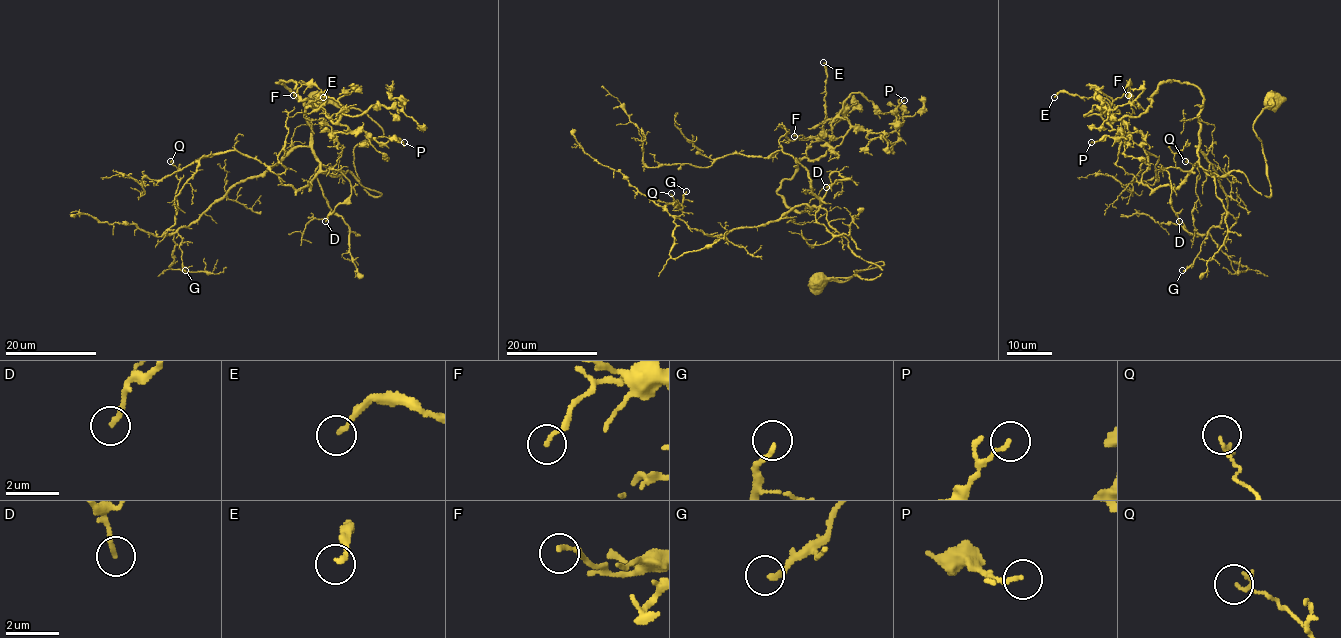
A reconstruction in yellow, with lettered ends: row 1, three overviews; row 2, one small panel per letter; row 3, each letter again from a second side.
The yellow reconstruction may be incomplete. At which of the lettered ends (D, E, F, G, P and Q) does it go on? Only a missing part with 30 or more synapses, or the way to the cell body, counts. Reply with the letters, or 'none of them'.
none of them

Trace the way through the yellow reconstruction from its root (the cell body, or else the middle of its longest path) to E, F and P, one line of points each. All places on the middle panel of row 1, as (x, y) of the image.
E: (817, 282), (884, 264), (855, 275), (881, 270), (825, 209), (794, 211), (777, 192), (828, 149), (823, 62)
F: (817, 282), (884, 264), (855, 275), (881, 270), (825, 209), (794, 211), (777, 192), (844, 116), (794, 136)
P: (817, 282), (884, 264), (855, 275), (881, 270), (777, 190), (836, 118), (875, 139), (904, 100)

